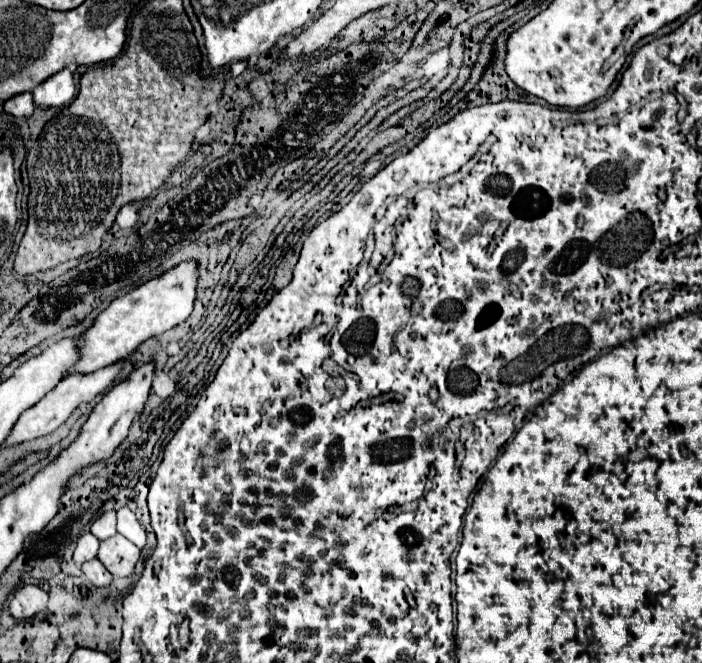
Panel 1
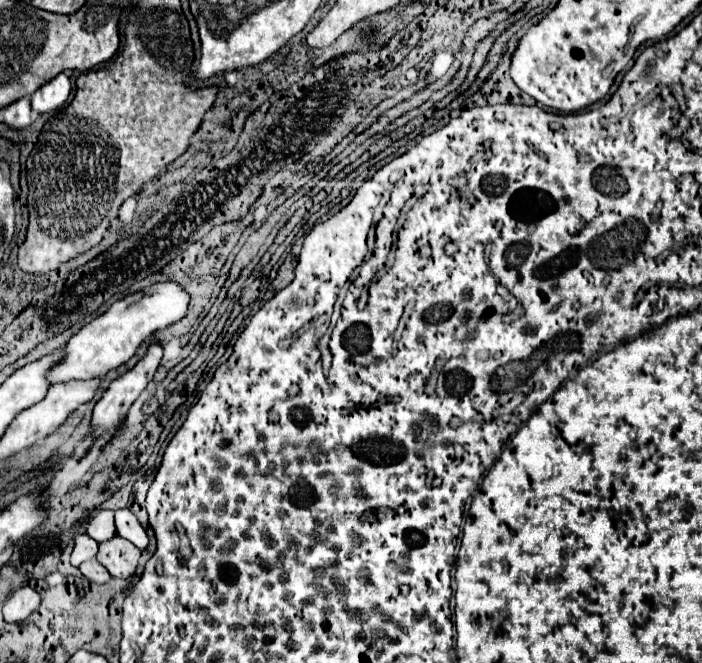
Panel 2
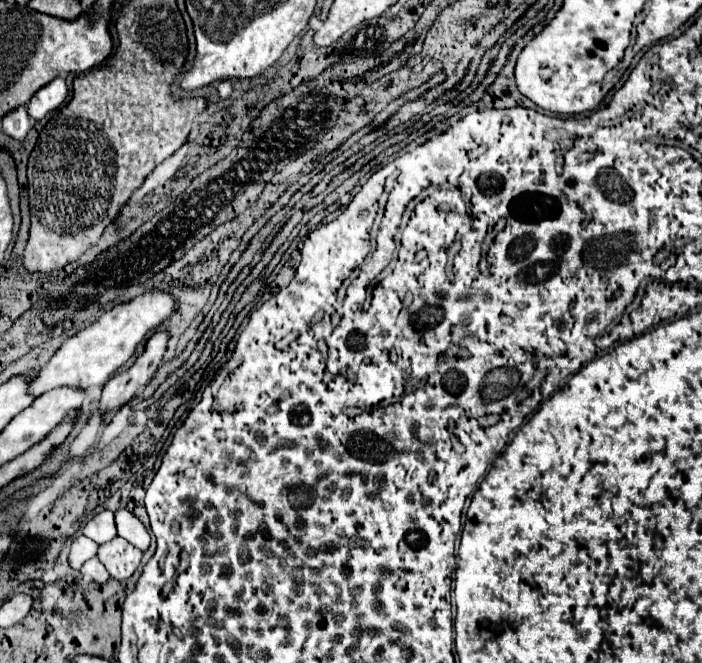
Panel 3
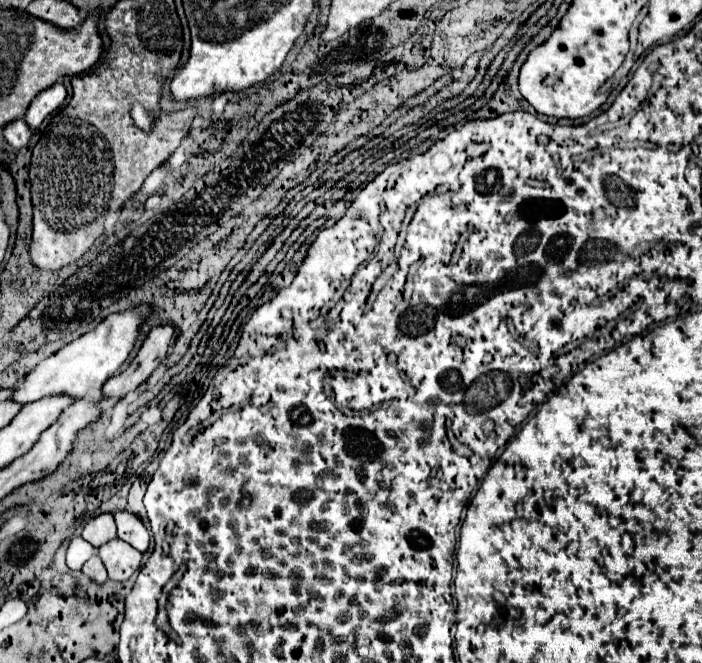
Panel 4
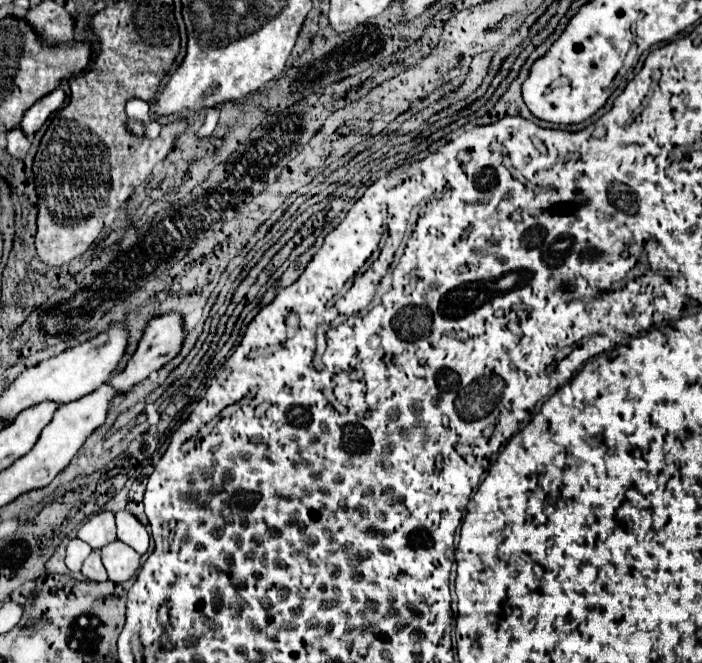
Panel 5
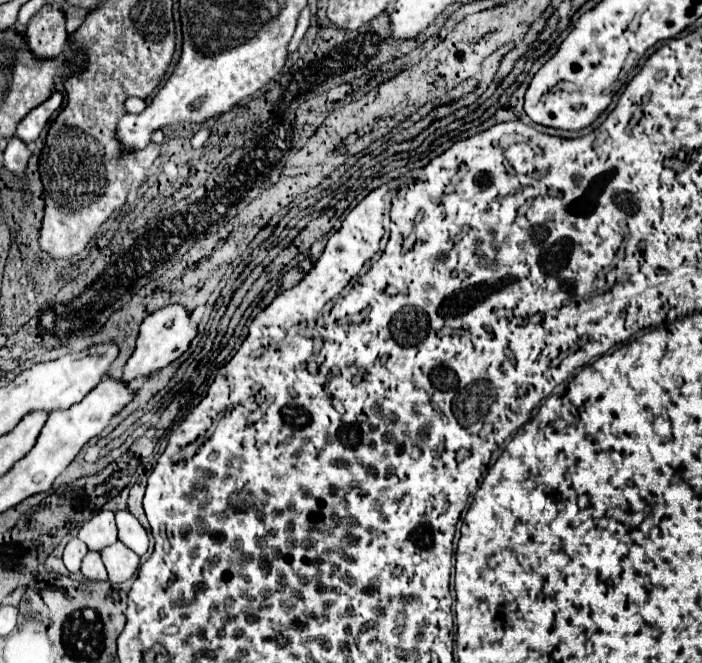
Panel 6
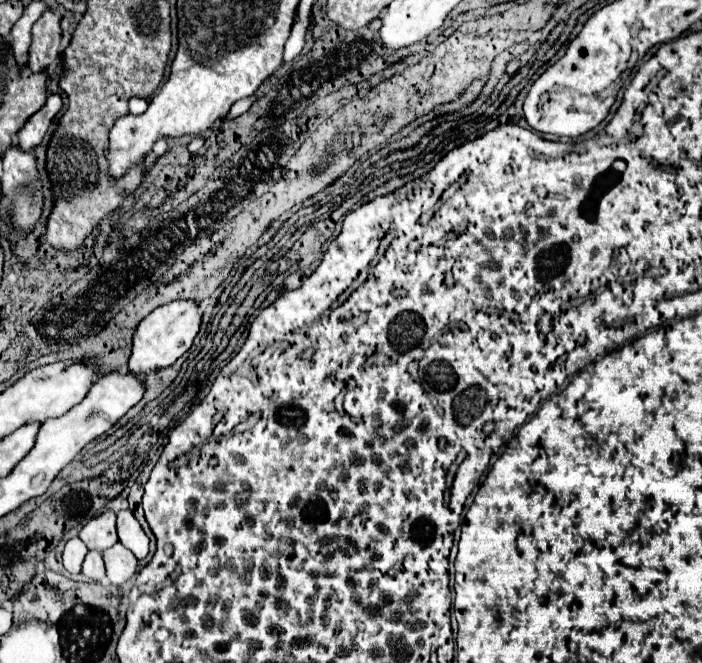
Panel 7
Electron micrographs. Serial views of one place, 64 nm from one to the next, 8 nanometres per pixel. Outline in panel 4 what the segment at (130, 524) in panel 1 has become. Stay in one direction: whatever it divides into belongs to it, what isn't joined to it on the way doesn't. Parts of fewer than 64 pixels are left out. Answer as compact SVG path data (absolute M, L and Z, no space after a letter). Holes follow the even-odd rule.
M116 512L114 516L118 526L118 538L132 544L140 552L146 552L150 544L150 532L142 524L142 520L130 512Z

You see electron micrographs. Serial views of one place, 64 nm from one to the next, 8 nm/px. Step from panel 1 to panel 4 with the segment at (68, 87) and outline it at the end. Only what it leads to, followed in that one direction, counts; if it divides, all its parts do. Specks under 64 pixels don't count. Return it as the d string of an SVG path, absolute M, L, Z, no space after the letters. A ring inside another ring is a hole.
M56 82L46 92L40 92L40 96L36 96L32 100L32 104L28 106L28 110L26 110L26 122L28 122L28 126L32 130L38 128L42 124L42 120L50 112L54 112L56 108L62 106L64 98L66 98L66 88L64 88L62 82Z

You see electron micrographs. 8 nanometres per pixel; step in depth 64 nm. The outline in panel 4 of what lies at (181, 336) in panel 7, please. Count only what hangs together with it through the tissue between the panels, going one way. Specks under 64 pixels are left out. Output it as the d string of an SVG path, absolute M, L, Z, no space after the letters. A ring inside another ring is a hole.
M170 324L152 328L148 338L142 344L138 356L132 360L132 364L124 372L112 376L104 384L104 388L102 388L104 398L122 400L132 390L138 390L138 386L144 384L150 378L150 374L158 368L158 364L168 356L168 350L174 344L174 338L176 338L176 332Z

